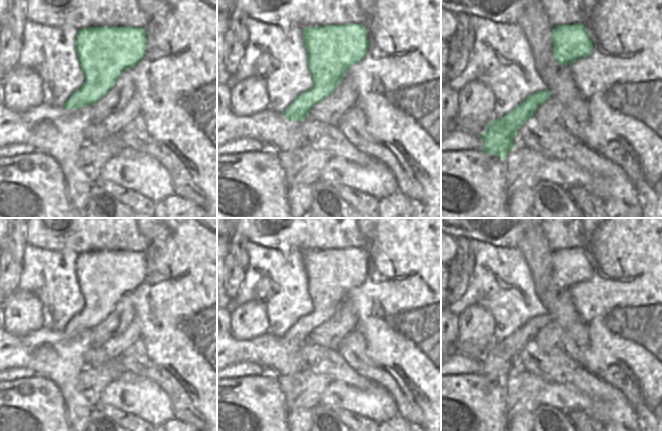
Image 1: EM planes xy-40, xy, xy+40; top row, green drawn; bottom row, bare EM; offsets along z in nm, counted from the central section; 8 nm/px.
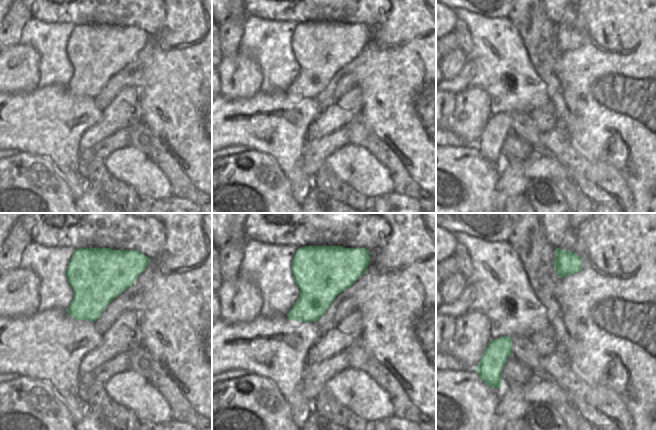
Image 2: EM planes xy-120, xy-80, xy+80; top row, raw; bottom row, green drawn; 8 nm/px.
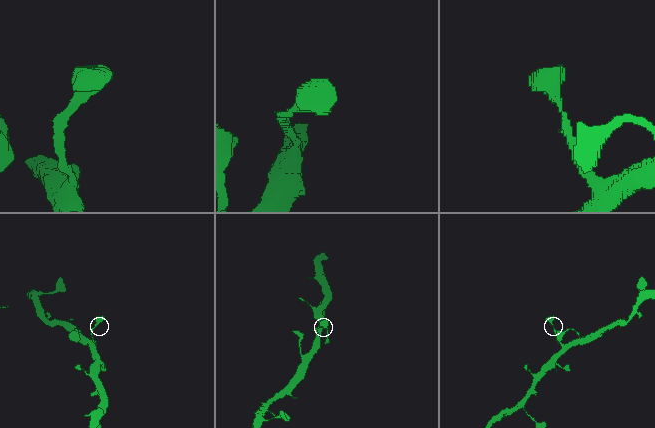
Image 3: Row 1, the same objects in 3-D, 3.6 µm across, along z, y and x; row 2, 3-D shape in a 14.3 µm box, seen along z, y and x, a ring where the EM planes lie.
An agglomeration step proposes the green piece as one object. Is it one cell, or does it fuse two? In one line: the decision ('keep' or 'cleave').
keep

